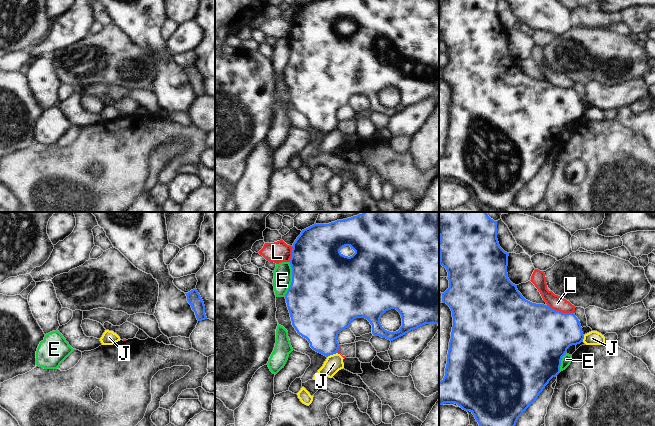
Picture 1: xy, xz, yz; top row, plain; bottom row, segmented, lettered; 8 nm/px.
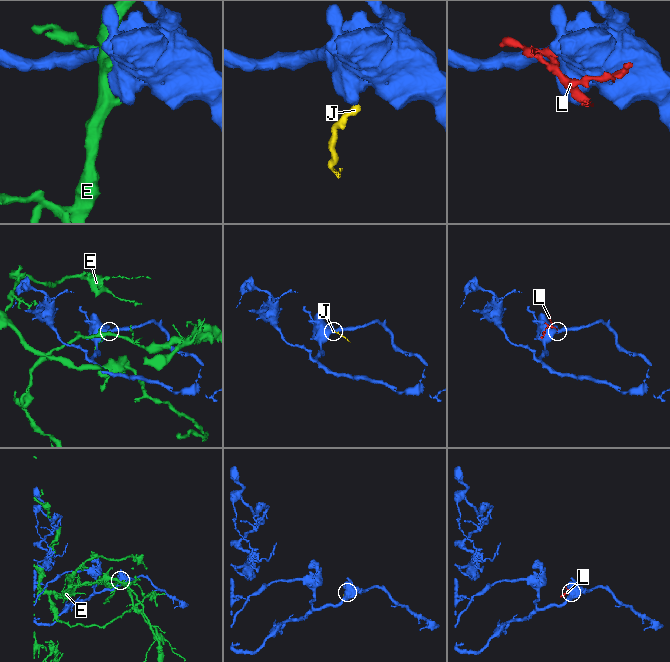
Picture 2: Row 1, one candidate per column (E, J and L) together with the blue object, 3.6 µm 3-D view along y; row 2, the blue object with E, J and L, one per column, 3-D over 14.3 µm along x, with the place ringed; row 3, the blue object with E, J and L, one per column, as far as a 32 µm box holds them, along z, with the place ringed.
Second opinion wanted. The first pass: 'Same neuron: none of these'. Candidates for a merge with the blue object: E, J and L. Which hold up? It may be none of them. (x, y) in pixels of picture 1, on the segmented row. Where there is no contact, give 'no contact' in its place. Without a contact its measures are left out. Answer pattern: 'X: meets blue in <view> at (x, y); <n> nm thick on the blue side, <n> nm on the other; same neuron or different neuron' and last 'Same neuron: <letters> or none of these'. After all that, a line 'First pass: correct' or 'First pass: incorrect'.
E: meets blue in xz at (292, 278); 500 nm thick on the blue side, 150 nm on the other; different neuron
J: meets blue in xz at (331, 354); 320 nm thick on the blue side, 140 nm on the other; different neuron
L: meets blue in yz at (559, 311); 480 nm thick on the blue side, 120 nm on the other; different neuron
Same neuron: none of these
First pass: correct

